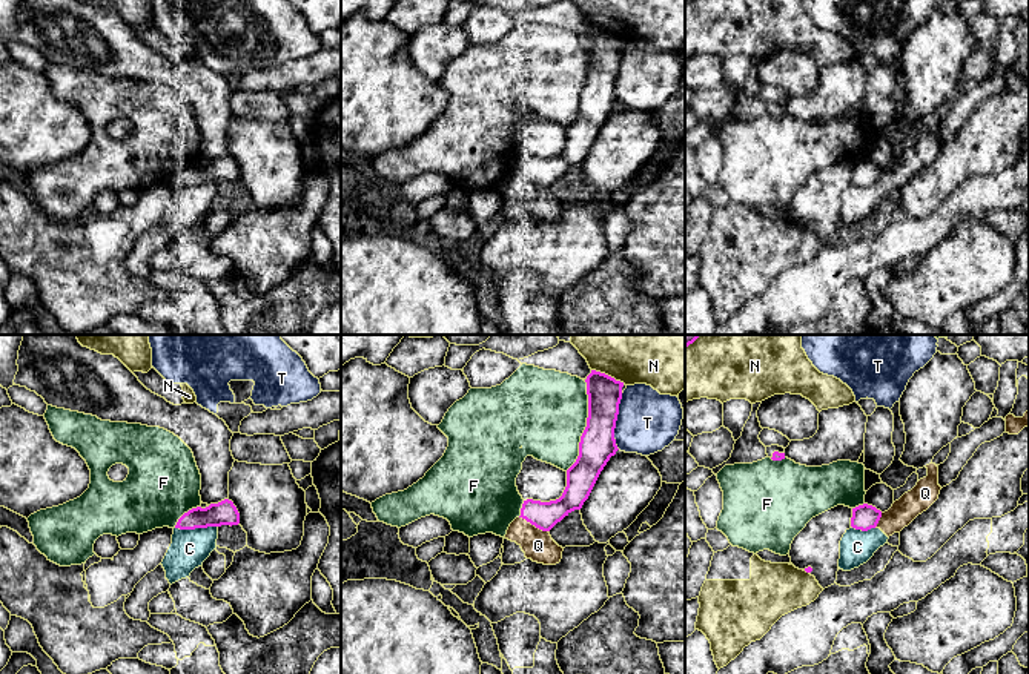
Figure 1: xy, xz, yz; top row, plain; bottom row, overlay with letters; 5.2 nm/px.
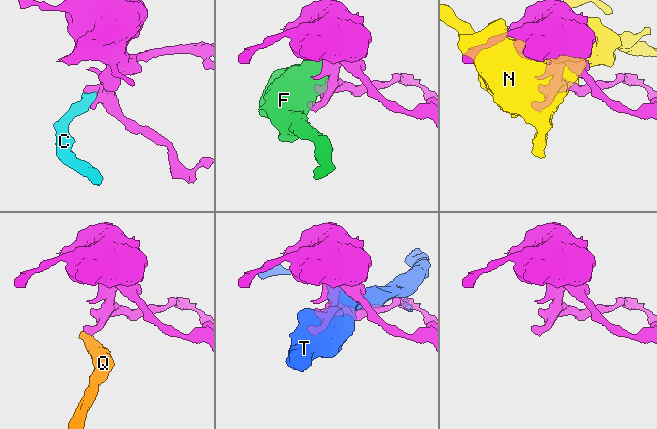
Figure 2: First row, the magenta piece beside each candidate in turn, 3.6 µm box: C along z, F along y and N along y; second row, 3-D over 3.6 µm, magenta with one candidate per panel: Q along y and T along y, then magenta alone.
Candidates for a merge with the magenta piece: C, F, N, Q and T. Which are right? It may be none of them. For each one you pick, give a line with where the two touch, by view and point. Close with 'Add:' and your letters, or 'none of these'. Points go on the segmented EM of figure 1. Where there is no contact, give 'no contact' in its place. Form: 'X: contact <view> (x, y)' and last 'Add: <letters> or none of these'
Add: none of these

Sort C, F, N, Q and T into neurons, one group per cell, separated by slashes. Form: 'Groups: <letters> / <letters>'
Groups: C Q / F / N / T

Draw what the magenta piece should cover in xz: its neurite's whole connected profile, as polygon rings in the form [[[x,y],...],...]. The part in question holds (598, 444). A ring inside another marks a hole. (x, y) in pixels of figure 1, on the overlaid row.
[[[591,370],[585,382],[588,395],[587,427],[581,436],[579,456],[567,470],[567,487],[562,496],[550,502],[527,499],[521,508],[519,517],[542,531],[550,531],[571,511],[582,508],[601,471],[619,450],[614,428],[624,382],[596,370]]]

